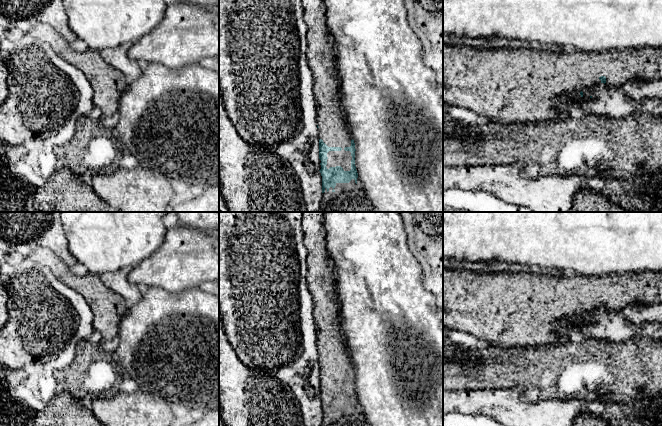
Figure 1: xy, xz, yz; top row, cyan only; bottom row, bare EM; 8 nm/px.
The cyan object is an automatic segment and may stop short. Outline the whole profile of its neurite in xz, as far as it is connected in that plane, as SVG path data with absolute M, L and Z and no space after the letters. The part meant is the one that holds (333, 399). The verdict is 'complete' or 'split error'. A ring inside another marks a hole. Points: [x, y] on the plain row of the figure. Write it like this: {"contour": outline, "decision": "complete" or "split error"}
{"contour": "M302 212L303 243L308 251L306 282L313 302L316 346L321 384L322 426L370 426L355 390L355 367L341 330L335 264L326 247L323 212Z", "decision": "split error"}

